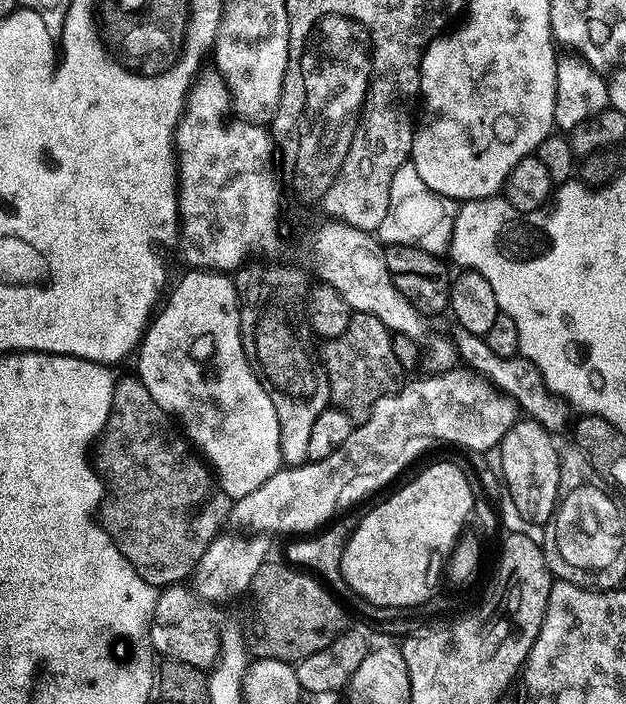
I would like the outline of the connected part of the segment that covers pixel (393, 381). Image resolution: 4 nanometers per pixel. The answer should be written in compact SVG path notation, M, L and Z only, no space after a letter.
M355 313L346 334L327 341L323 346L322 363L328 376L328 395L335 407L346 413L367 413L384 396L395 392L402 384L398 358L392 349L393 333L374 318L374 314Z

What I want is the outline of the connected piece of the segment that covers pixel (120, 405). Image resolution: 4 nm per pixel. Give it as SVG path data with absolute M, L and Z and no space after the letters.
M138 378L124 381L121 379L116 385L116 392L112 395L112 415L95 449L94 467L106 485L106 495L98 513L98 523L106 534L110 534L114 546L124 555L126 562L130 562L130 566L134 566L139 576L158 590L170 588L174 584L184 584L187 576L189 579L195 573L198 562L202 562L202 554L206 554L210 542L214 542L216 537L221 535L223 528L220 527L226 522L229 523L233 501L221 490L217 477L210 471L209 465L197 455L189 441L178 431L172 417L162 410L162 406L154 402L154 398L150 398L150 390L146 390L146 386Z

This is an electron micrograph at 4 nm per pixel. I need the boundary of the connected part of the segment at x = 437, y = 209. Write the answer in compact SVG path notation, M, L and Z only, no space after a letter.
M406 162L398 166L390 182L388 209L386 218L382 218L382 226L378 230L378 239L384 246L389 244L414 246L418 250L426 250L430 254L443 257L452 246L452 231L457 207L457 201L430 190L430 186L422 182L413 164Z

